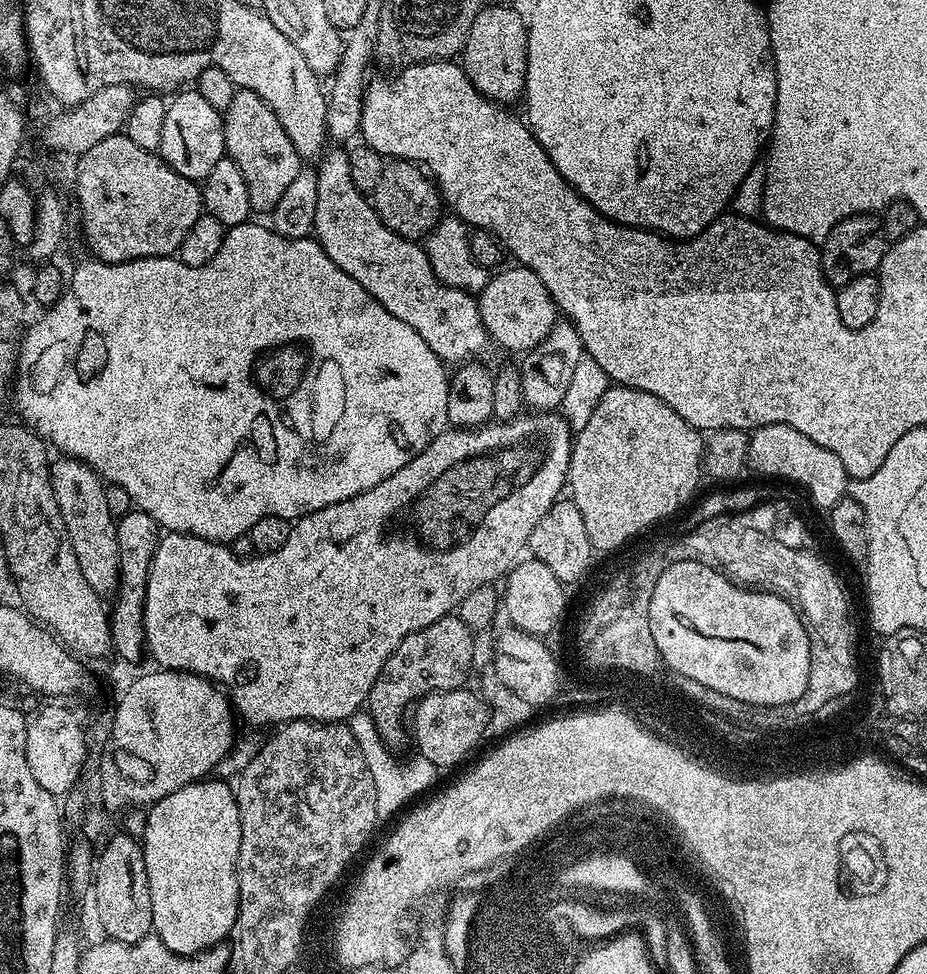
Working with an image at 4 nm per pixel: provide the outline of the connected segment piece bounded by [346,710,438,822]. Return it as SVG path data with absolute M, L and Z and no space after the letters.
M366 710L355 712L346 723L354 735L354 740L358 742L359 750L362 751L370 774L374 777L375 812L377 819L384 822L404 804L428 789L435 776L438 775L438 770L428 759L422 759L419 756L414 756L412 760L408 761L396 758L391 753L393 751L389 745L385 744L377 734L374 720Z

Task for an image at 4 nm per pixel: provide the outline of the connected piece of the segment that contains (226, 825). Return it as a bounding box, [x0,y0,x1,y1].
[142,779,242,958]

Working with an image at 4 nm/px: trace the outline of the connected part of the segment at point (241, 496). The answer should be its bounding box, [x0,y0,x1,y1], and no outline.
[10,223,449,544]

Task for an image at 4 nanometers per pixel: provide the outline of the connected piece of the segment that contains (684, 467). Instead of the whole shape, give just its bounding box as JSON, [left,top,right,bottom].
[566,386,705,553]

